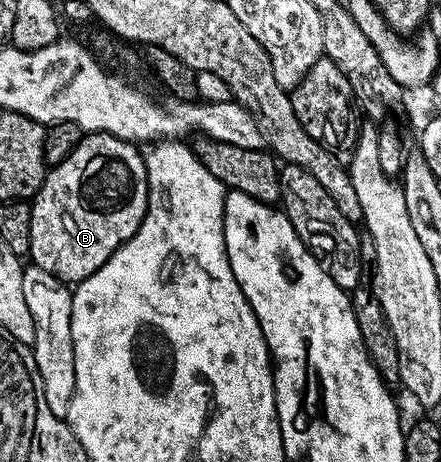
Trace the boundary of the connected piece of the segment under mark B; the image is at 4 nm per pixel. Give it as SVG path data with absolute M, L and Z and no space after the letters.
M87 132L76 151L47 172L38 194L30 201L32 243L29 260L61 281L82 281L102 266L124 242L132 239L132 235L136 235L147 207L148 171L143 150L137 144L113 137L110 133Z

